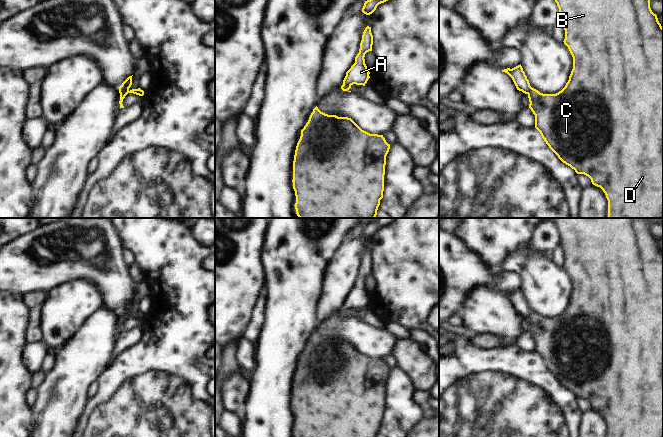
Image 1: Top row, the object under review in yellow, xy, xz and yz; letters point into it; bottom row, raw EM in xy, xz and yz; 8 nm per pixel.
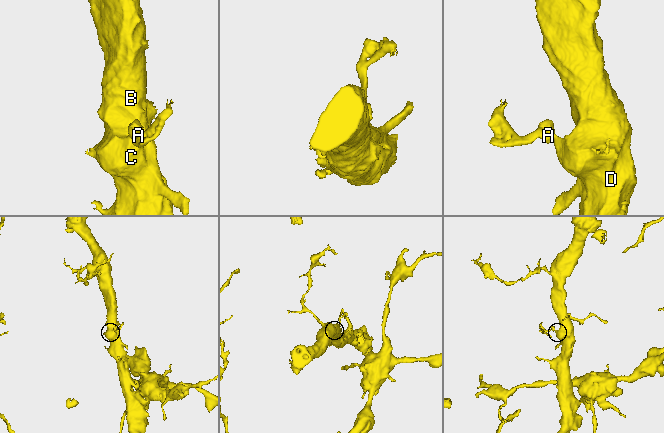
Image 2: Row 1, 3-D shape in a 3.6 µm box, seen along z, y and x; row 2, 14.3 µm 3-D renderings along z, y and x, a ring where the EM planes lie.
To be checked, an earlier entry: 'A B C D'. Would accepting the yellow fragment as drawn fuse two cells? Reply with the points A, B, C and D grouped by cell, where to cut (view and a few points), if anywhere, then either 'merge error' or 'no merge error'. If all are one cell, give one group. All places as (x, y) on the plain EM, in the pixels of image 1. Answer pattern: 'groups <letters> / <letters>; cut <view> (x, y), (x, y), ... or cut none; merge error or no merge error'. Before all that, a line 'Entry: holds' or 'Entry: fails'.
Entry: fails
groups A / B C D; cut xy (119, 311), (127, 317); merge error

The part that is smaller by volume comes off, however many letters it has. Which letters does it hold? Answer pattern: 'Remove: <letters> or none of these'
Remove: A

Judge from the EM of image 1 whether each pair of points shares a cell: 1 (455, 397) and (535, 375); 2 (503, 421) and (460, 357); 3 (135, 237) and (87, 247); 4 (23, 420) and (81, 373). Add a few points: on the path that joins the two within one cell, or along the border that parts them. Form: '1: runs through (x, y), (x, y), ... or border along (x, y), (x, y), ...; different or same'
1: runs through (475, 397), (513, 397), (515, 395); same
2: runs through (497, 404), (478, 385), (477, 371); same
3: border along (116, 228), (125, 247); different
4: border along (32, 411), (34, 415); different

